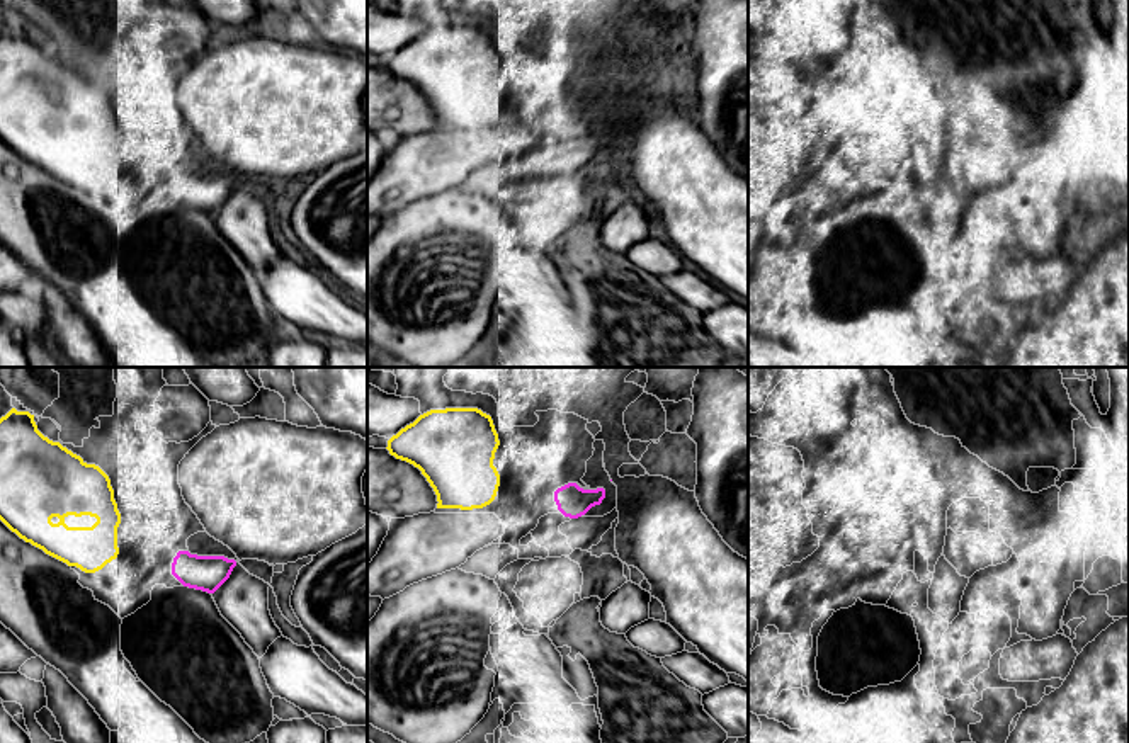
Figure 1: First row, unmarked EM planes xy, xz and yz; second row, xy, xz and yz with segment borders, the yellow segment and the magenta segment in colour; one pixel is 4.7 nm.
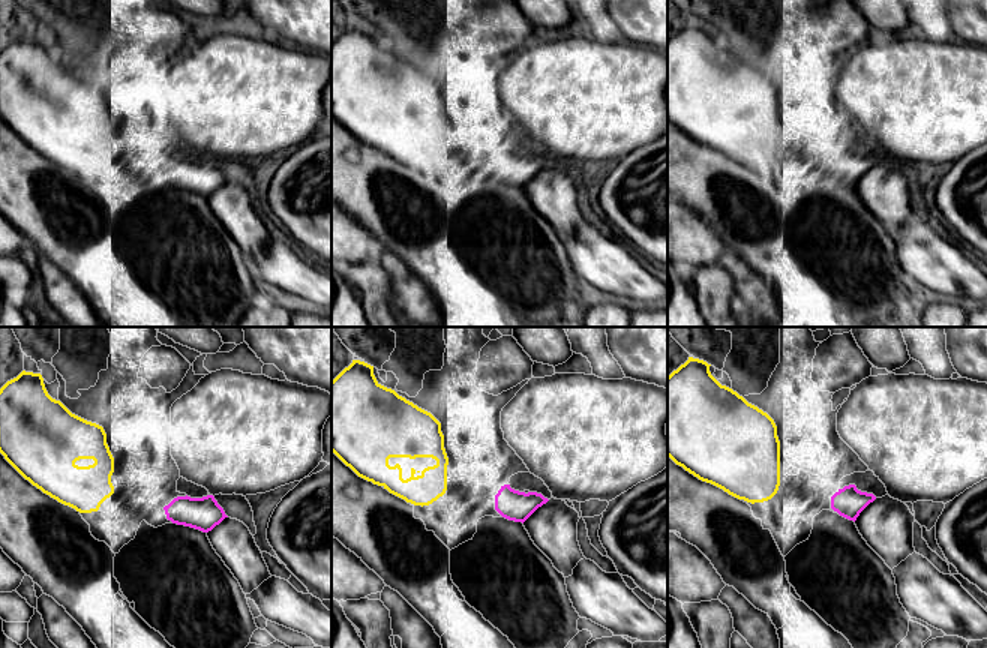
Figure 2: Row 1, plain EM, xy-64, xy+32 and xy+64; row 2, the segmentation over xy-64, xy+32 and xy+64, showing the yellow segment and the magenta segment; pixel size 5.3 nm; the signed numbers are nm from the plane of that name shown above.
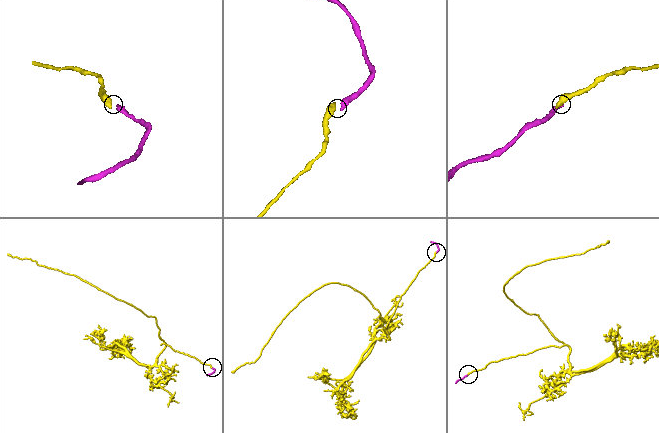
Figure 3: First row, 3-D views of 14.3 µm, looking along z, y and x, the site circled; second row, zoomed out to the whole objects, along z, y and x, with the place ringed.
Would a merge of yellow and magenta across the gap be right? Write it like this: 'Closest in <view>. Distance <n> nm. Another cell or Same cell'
Closest in xy. Distance 260 nm. Same cell

